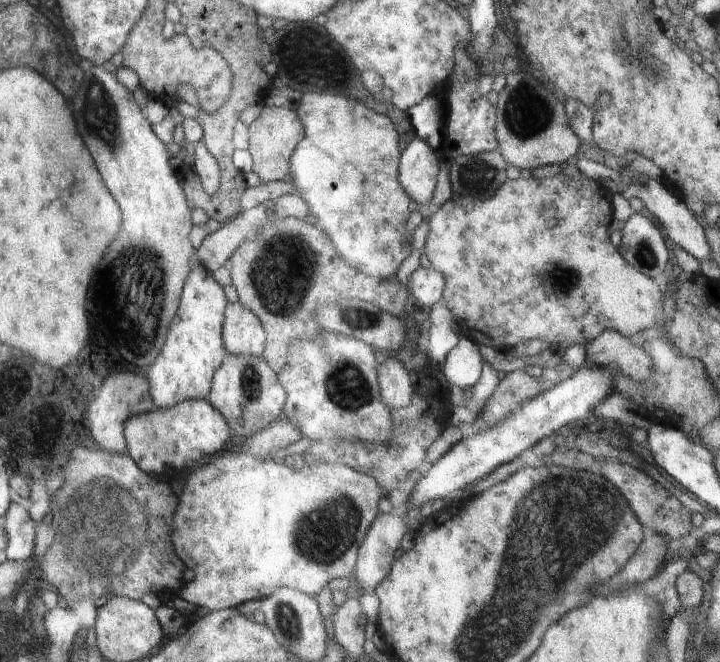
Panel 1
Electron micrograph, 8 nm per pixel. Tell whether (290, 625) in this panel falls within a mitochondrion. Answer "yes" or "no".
yes

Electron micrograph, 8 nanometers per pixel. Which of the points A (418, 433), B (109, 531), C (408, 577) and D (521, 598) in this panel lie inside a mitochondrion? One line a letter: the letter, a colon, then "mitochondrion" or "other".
A: other
B: mitochondrion
C: other
D: mitochondrion

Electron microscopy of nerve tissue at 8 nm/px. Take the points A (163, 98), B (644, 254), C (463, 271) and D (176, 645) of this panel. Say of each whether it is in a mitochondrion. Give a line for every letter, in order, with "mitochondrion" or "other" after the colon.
A: other
B: mitochondrion
C: other
D: other

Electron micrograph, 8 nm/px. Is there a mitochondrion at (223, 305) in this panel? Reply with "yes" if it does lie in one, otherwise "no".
no

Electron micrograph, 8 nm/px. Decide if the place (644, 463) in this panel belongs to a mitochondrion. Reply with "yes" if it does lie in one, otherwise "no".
no

